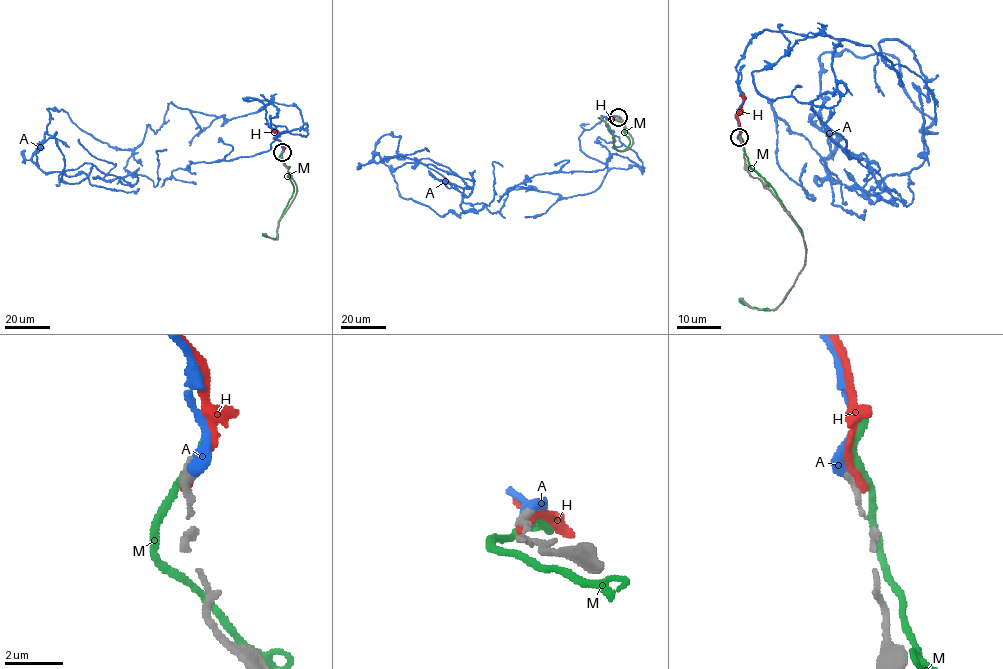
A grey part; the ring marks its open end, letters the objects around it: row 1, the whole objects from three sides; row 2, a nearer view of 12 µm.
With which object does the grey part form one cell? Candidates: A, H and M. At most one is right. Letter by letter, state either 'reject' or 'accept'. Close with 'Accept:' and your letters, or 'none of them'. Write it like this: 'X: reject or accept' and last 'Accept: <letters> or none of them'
A: accept
H: reject
M: reject
Accept: A

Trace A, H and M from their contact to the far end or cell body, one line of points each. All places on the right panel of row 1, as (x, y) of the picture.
A: (738, 137), (757, 33), (906, 44), (931, 133), (825, 52), (806, 163)
H: (740, 139), (737, 113), (743, 100), (740, 94)
M: (741, 139), (747, 162), (773, 188), (803, 233), (806, 248), (794, 286), (774, 309), (752, 308), (738, 298)

